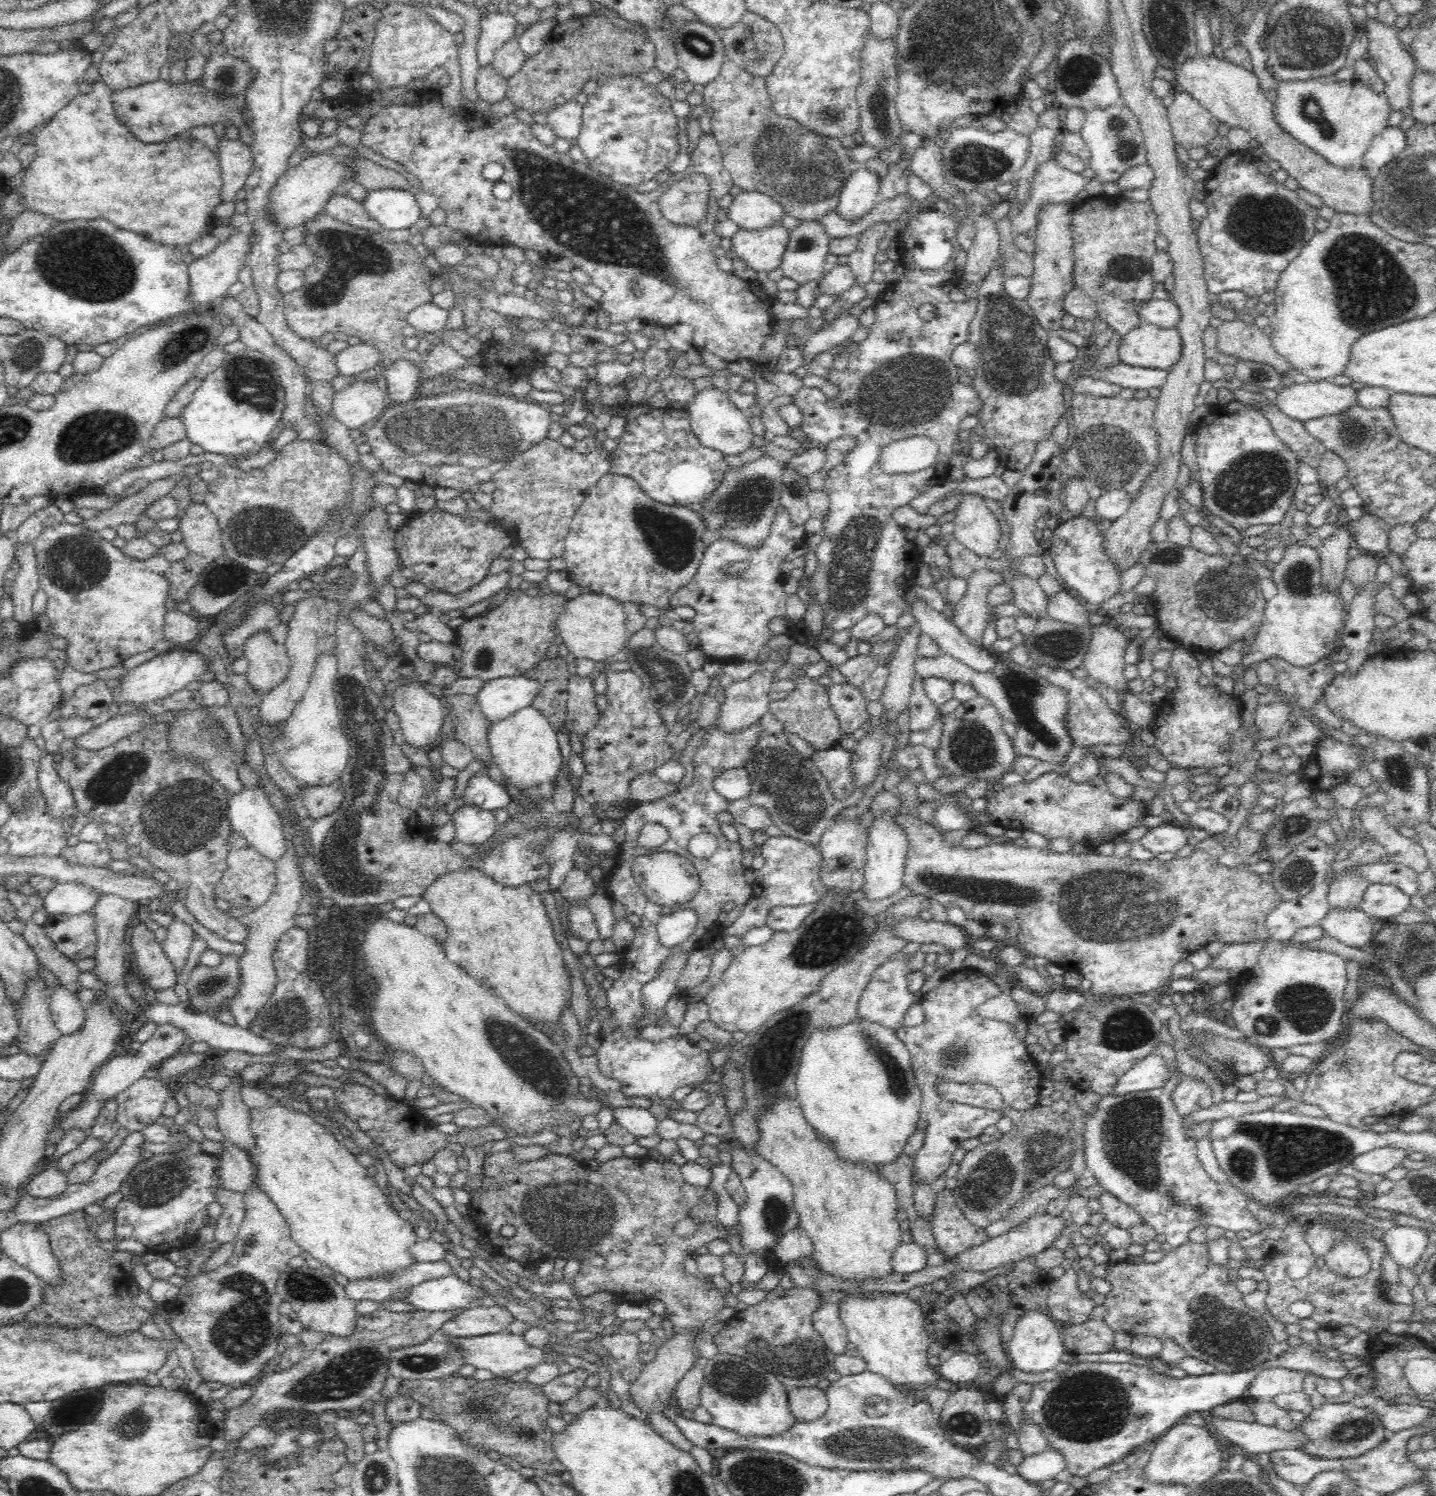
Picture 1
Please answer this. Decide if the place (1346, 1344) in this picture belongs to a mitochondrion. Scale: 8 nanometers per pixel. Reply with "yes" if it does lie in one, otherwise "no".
no

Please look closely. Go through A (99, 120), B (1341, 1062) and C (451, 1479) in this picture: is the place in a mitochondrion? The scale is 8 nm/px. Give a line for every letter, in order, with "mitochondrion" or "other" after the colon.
A: other
B: mitochondrion
C: mitochondrion

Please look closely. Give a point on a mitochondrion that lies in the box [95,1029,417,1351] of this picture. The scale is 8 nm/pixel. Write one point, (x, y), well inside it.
(157, 1186)

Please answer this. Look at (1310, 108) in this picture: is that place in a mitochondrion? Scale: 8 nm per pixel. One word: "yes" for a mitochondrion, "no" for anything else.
yes

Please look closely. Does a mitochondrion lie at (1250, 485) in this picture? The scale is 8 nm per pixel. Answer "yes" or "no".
yes

